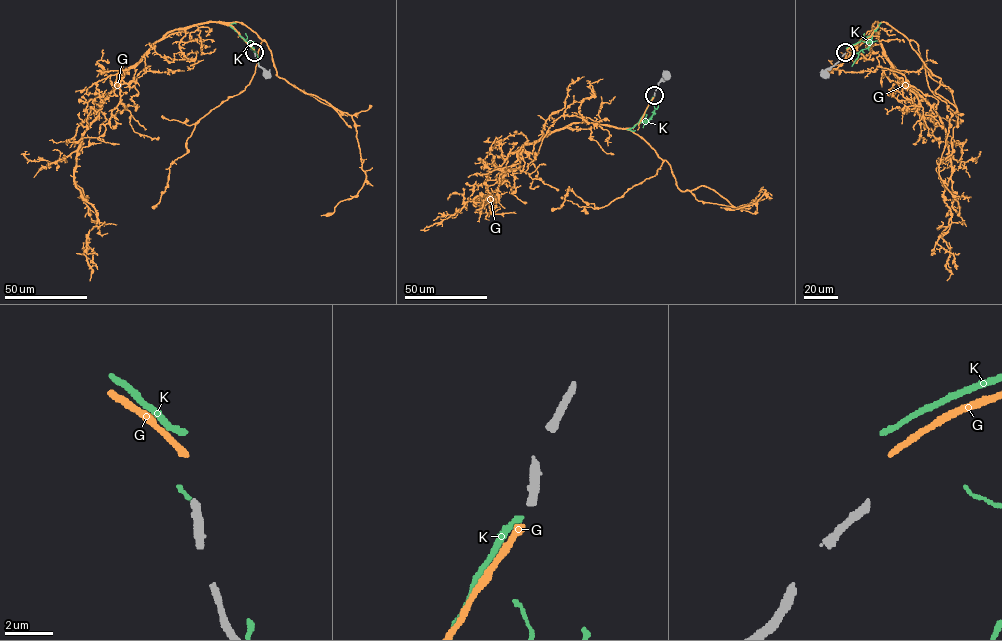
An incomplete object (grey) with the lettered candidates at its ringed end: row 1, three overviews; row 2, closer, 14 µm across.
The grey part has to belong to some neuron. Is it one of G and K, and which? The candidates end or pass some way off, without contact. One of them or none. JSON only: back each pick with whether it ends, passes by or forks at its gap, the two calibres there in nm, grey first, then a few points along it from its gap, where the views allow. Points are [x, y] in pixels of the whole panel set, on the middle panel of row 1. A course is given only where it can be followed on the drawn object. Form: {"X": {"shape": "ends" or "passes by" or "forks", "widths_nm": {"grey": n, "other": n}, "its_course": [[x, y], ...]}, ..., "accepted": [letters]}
{"accepted": []}

